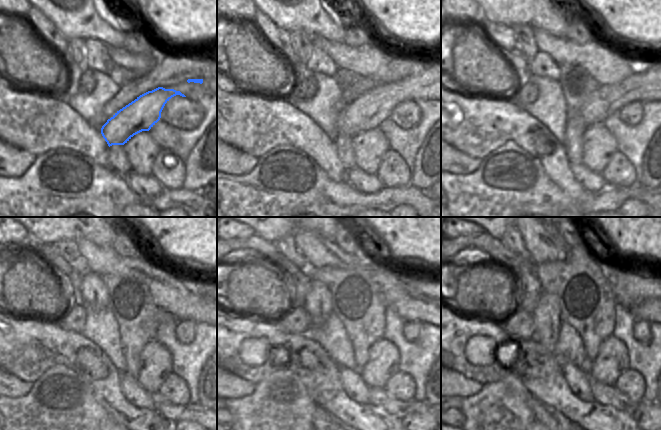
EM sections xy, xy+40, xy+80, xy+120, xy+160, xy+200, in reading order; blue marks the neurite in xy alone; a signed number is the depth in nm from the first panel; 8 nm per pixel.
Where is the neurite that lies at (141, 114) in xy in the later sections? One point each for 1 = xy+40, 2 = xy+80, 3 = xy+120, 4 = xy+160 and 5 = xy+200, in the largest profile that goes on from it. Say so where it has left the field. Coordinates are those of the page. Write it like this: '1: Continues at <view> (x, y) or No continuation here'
1: Continues at xy+40 (366, 112)
2: Continues at xy+80 (605, 101)
3: Continues at xy+120 (188, 317)
4: Continues at xy+160 (416, 303)
5: Continues at xy+200 (644, 304).

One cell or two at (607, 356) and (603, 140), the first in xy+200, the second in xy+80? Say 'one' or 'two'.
one

